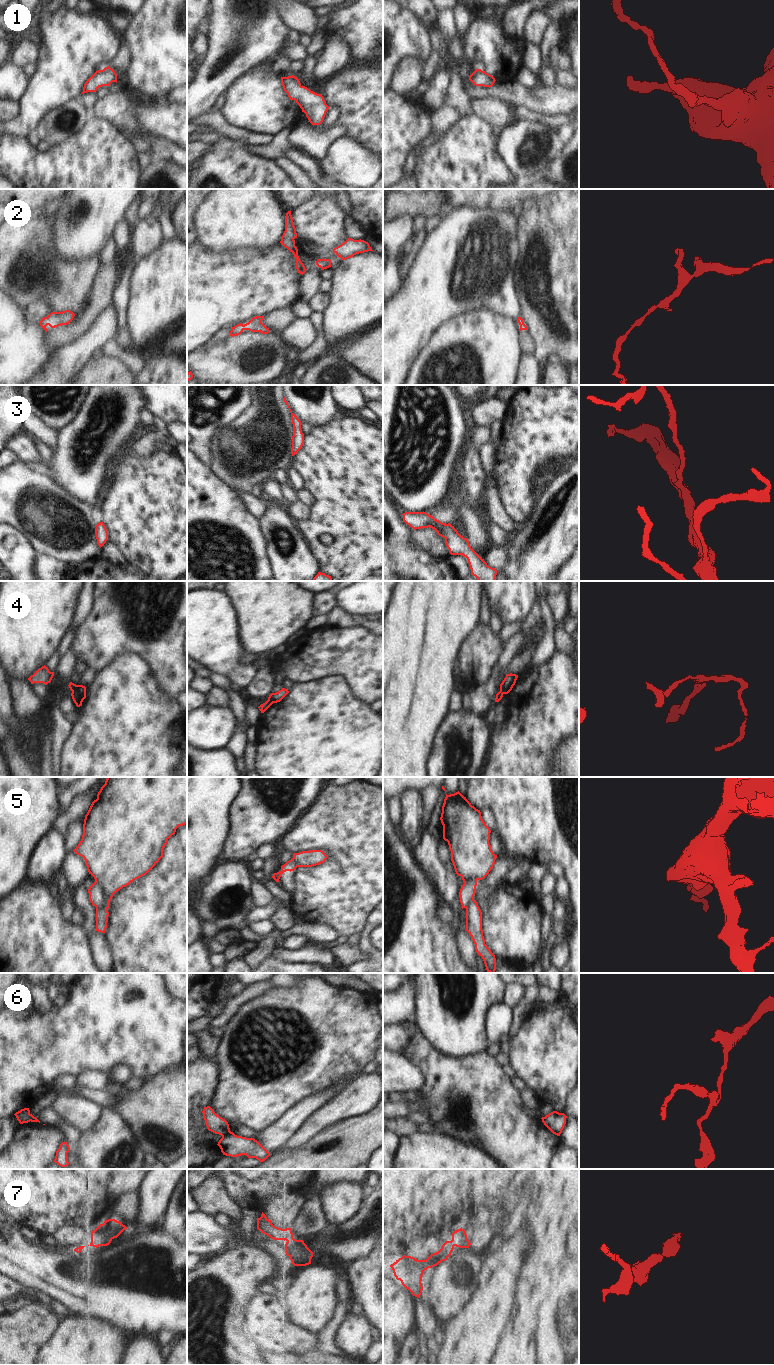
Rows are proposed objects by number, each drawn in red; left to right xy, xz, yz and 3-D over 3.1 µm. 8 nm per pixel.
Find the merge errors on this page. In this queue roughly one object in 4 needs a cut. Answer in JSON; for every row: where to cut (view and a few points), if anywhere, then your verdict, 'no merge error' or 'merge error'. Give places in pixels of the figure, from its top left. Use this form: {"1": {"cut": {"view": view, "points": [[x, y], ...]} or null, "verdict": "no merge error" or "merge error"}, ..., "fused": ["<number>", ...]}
{"1": {"cut": null, "verdict": "no merge error"}, "2": {"cut": null, "verdict": "no merge error"}, "3": {"cut": null, "verdict": "no merge error"}, "4": {"cut": {"view": "xz", "points": [[268, 698], [273, 702]]}, "verdict": "merge error"}, "5": {"cut": {"view": "xy", "points": [[95, 881], [104, 896], [104, 900], [96, 907]]}, "verdict": "merge error"}, "6": {"cut": {"view": "xz", "points": [[230, 1131], [222, 1137]]}, "verdict": "merge error"}, "7": {"cut": null, "verdict": "no merge error"}, "fused": ["4", "5", "6"]}

